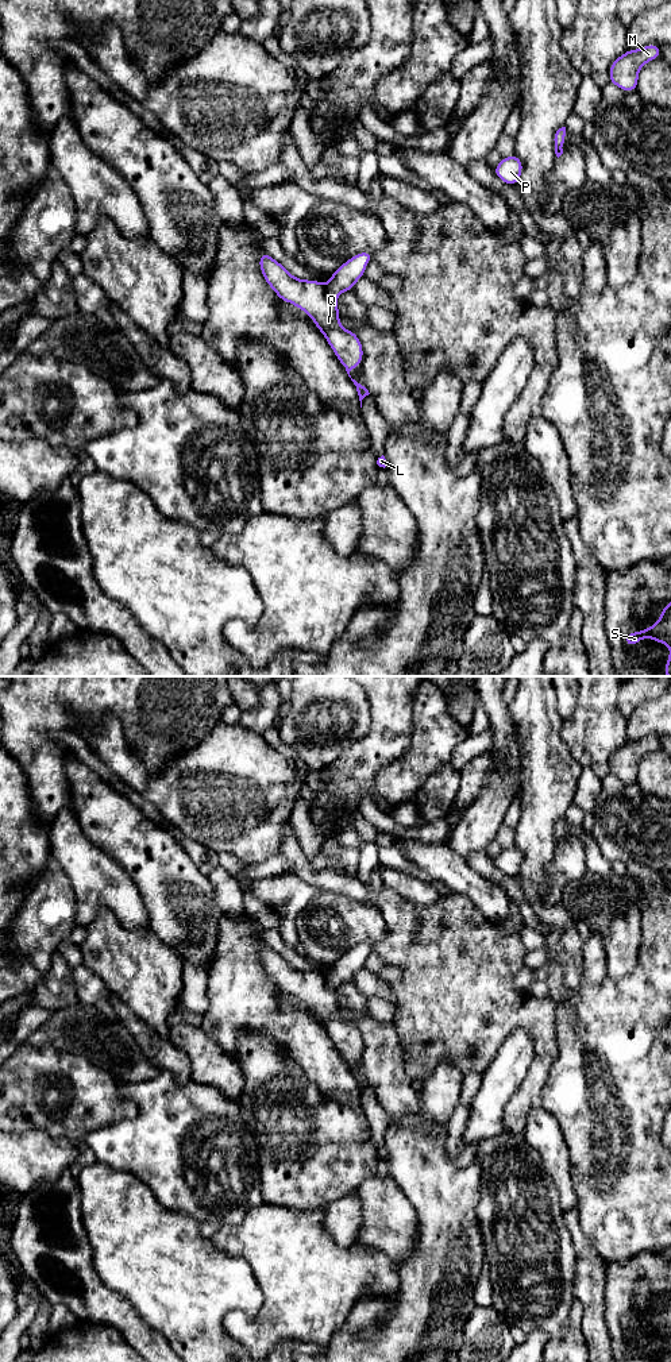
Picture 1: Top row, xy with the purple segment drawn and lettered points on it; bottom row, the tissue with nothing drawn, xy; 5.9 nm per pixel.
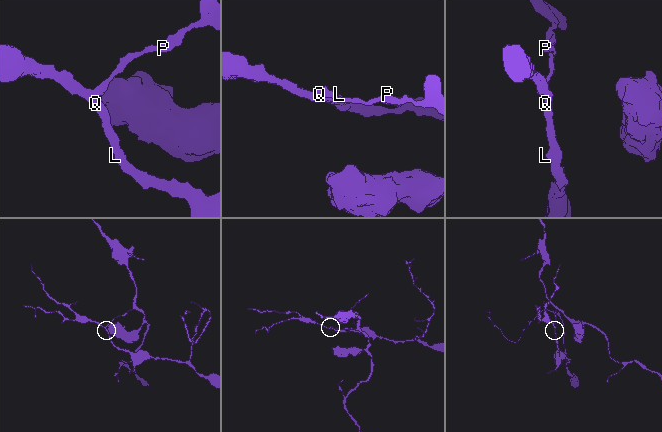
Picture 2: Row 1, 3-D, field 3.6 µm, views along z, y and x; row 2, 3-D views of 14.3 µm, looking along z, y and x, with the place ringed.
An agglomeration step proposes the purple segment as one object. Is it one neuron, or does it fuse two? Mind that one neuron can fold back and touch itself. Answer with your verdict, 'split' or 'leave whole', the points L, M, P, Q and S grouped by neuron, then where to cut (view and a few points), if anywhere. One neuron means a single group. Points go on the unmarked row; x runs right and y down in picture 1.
split; L Q S / M P; cut in xy along (323, 976), (324, 983), (335, 991)

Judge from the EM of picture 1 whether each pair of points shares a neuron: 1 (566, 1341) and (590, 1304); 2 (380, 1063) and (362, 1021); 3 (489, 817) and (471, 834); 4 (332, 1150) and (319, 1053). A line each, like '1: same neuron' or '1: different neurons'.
1: different neurons
2: same neuron
3: same neuron
4: different neurons

